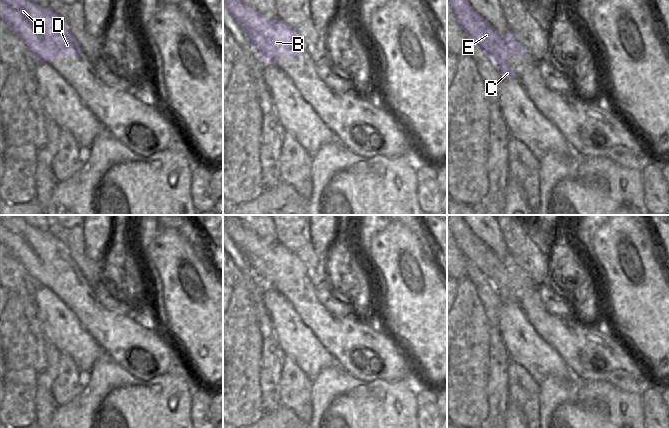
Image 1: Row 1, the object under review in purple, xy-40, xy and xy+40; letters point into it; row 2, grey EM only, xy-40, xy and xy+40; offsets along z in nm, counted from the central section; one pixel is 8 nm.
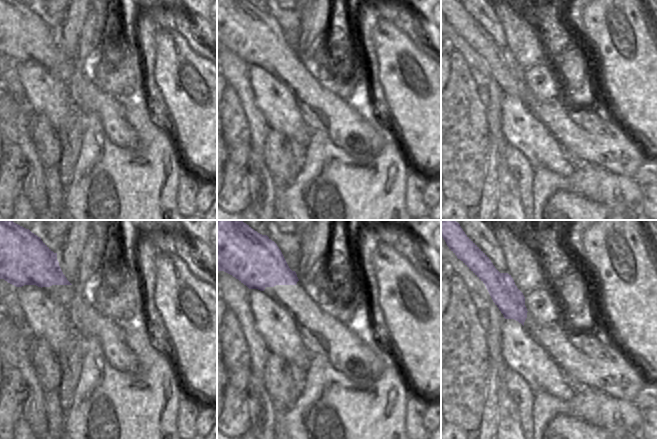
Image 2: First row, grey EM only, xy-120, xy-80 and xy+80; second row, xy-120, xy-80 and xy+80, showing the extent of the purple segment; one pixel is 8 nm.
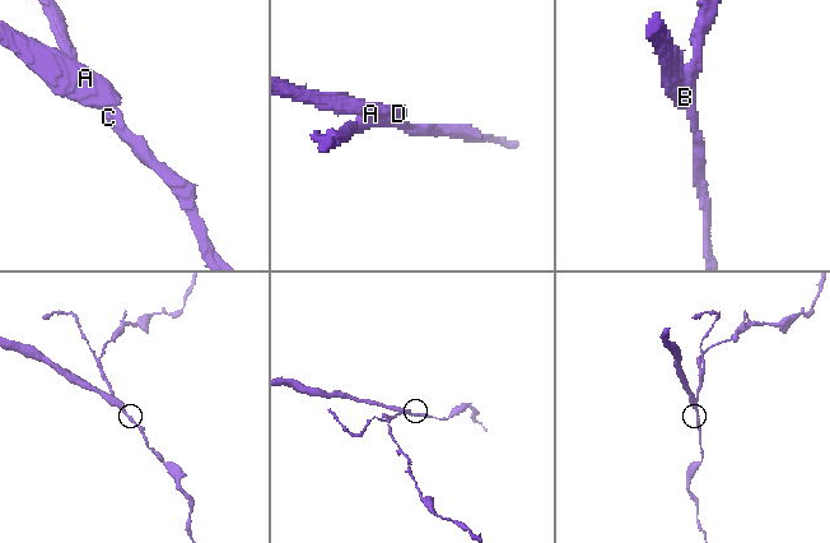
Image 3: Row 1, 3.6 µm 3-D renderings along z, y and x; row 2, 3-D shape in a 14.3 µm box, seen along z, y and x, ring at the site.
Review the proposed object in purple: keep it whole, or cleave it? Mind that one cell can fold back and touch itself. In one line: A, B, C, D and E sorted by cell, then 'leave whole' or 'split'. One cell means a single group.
groups A B D / C E; split

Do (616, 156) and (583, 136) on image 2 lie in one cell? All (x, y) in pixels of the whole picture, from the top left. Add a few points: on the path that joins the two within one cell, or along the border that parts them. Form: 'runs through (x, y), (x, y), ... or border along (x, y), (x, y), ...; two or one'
runs through (608, 148), (598, 138), (591, 137); one

